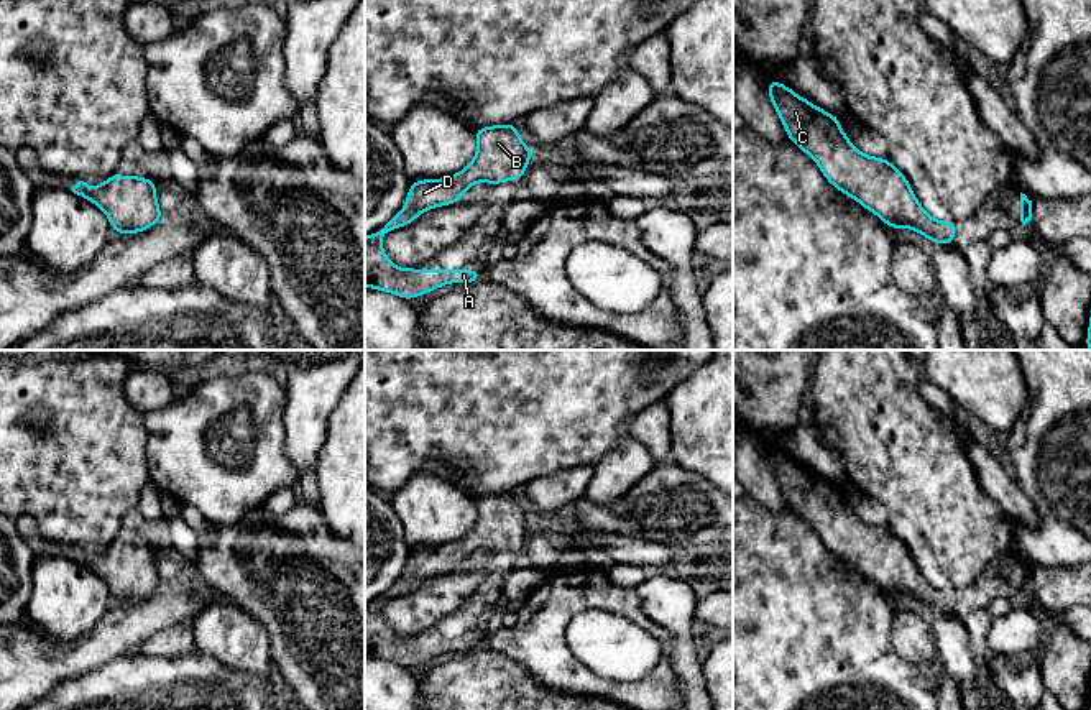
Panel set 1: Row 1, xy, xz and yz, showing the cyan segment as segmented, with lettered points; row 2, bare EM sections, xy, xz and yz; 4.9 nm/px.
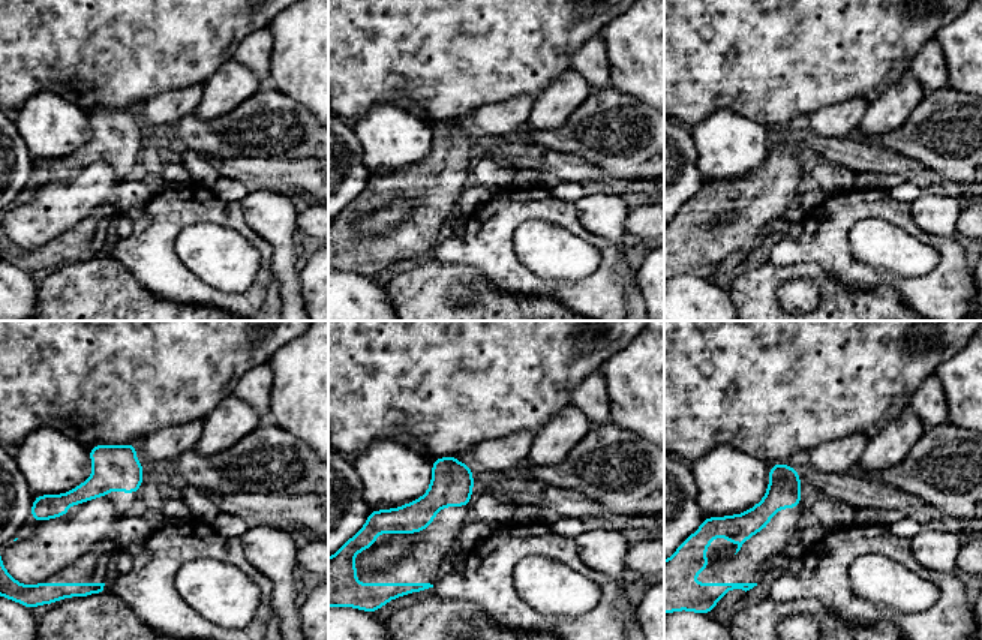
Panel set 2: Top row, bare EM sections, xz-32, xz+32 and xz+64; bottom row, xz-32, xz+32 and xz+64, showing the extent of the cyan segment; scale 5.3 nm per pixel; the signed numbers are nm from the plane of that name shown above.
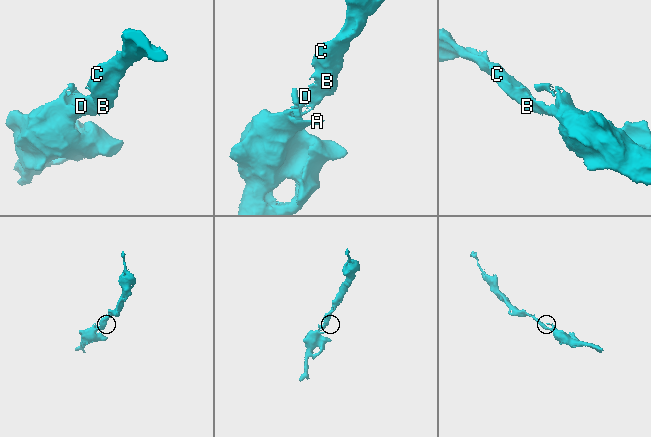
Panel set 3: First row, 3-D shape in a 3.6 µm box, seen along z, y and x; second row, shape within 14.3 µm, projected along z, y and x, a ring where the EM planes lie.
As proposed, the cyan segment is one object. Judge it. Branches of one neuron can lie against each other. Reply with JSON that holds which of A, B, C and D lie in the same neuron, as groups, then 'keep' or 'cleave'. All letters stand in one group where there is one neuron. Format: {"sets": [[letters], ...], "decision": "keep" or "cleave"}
{"sets": [["A", "B", "C", "D"]], "decision": "keep"}

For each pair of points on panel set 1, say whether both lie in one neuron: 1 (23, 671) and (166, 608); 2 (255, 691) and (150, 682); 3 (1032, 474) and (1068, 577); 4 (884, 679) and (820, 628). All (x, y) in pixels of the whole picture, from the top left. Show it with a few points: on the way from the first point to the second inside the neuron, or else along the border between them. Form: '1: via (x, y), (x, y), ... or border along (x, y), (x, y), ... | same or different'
1: via (59, 661), (91, 651), (130, 625) | same
2: via (229, 691), (176, 689) | same
3: border along (1073, 564), (1037, 566), (1032, 571) | different
4: via (868, 674), (837, 643) | same

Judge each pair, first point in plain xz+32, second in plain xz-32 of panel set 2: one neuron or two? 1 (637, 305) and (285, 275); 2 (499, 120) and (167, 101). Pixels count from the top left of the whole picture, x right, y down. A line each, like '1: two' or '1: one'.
1: one
2: one

